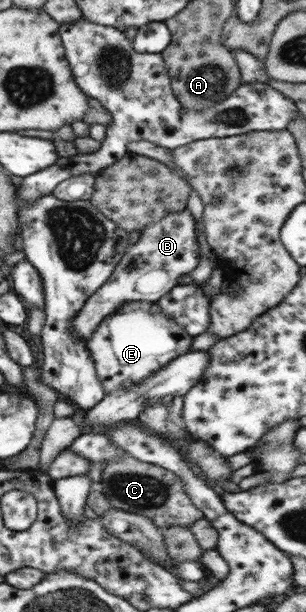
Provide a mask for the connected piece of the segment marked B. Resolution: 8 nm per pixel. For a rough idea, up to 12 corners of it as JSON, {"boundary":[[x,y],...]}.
{"boundary":[[194,215],[142,229],[84,303],[86,338],[124,302],[157,302],[200,262]]}

